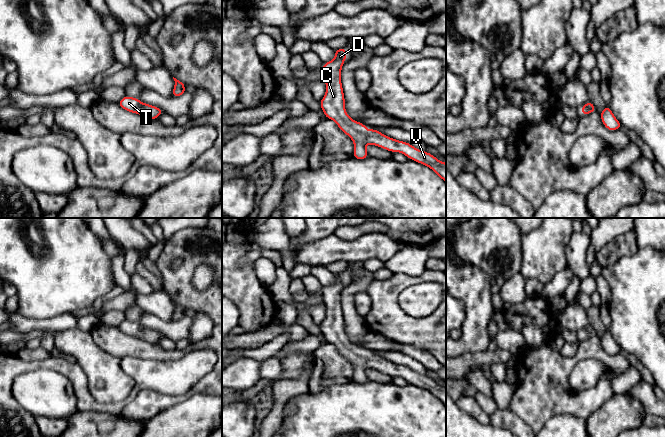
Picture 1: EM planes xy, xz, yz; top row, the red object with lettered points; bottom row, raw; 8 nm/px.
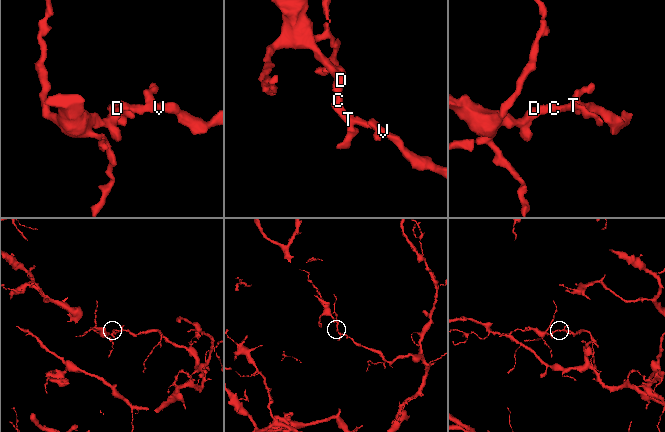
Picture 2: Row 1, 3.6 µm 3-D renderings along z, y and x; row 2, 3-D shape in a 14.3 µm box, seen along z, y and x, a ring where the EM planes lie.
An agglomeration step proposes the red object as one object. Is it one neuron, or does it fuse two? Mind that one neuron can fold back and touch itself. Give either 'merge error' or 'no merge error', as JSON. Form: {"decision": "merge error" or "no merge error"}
{"decision": "no merge error"}

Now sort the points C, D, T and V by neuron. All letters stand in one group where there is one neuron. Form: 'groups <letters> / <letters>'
groups C D T V

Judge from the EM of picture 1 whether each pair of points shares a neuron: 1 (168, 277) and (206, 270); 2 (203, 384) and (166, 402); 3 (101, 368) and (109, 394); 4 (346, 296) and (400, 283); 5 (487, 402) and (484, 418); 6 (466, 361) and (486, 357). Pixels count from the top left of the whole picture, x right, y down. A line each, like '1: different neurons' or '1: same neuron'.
1: different neurons
2: same neuron
3: same neuron
4: different neurons
5: different neurons
6: same neuron

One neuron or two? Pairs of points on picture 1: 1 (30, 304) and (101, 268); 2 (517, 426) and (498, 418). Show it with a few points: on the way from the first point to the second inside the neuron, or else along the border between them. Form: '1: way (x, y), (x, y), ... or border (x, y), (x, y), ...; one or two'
1: way (48, 286), (65, 269), (83, 268); one
2: way (512, 422), (503, 418); one

